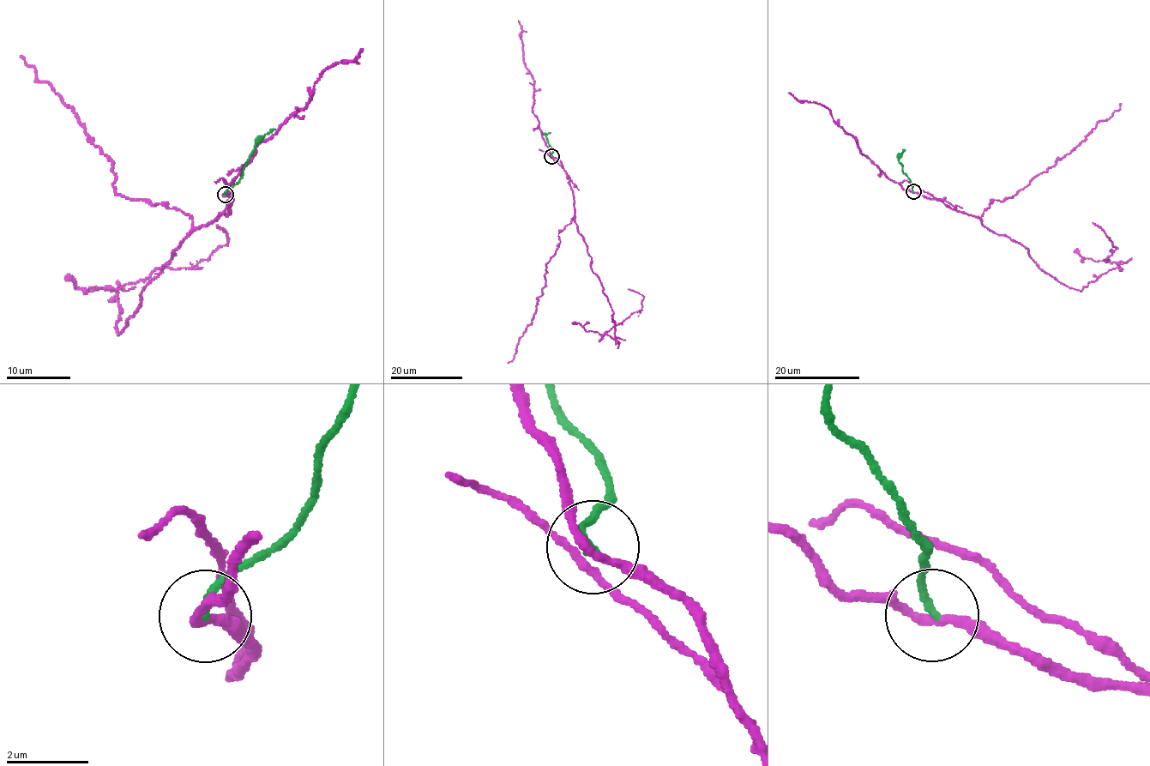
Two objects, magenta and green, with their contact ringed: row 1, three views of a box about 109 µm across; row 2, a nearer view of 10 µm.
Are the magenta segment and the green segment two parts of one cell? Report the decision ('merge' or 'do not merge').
do not merge

